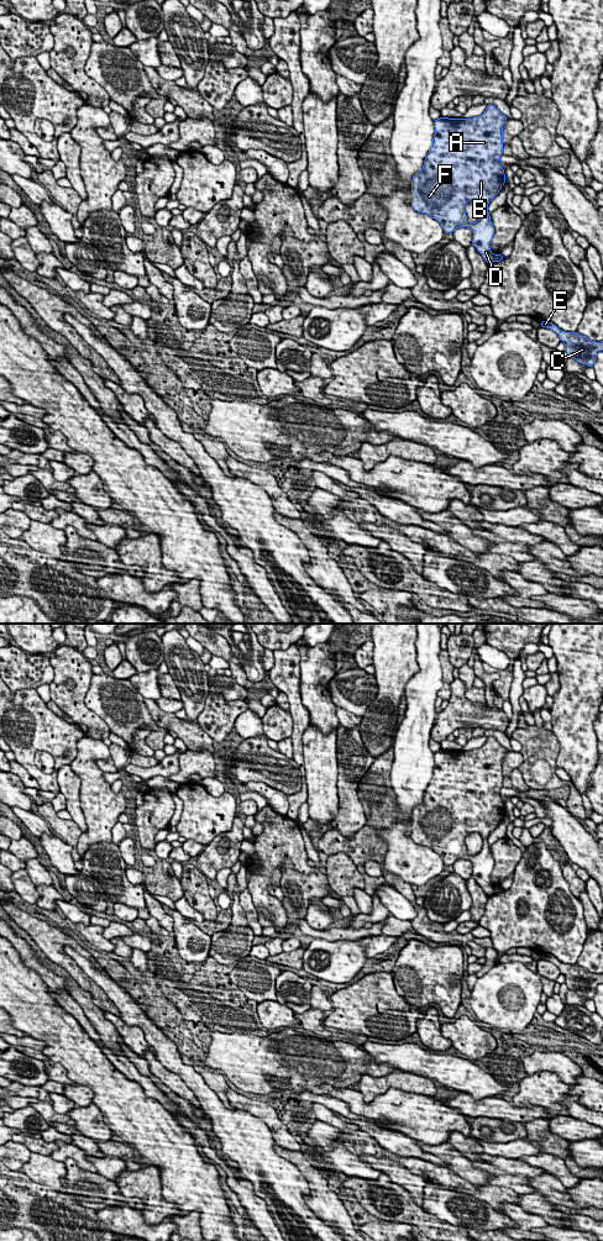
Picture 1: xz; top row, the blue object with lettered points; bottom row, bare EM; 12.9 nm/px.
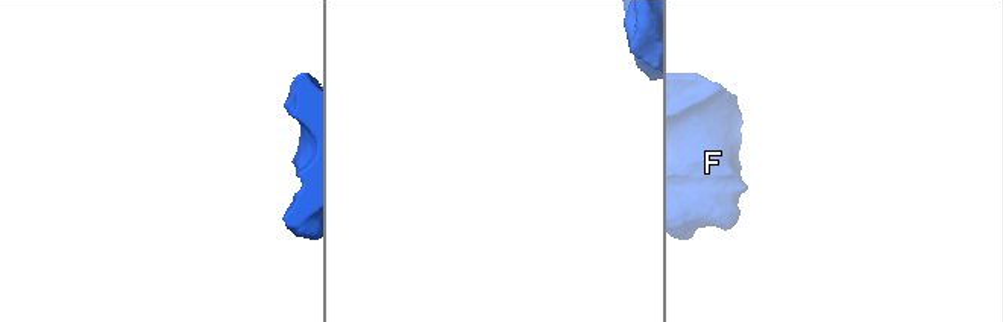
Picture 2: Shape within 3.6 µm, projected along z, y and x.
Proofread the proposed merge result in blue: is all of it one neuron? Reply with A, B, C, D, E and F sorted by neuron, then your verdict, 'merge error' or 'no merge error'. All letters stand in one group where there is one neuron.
A B D F / C E; merge error

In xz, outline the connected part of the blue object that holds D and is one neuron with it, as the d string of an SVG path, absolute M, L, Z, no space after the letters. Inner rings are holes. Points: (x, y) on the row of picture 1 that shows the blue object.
M487 105L481 116L472 119L441 116L435 120L432 146L424 161L423 170L411 179L411 207L439 221L445 233L452 233L458 227L470 228L473 232L472 244L488 264L494 259L489 248L494 227L487 206L507 180L500 163L503 126L507 119L494 105ZM471 200L478 200L483 206L482 217L477 222L470 222L465 211L466 204Z

